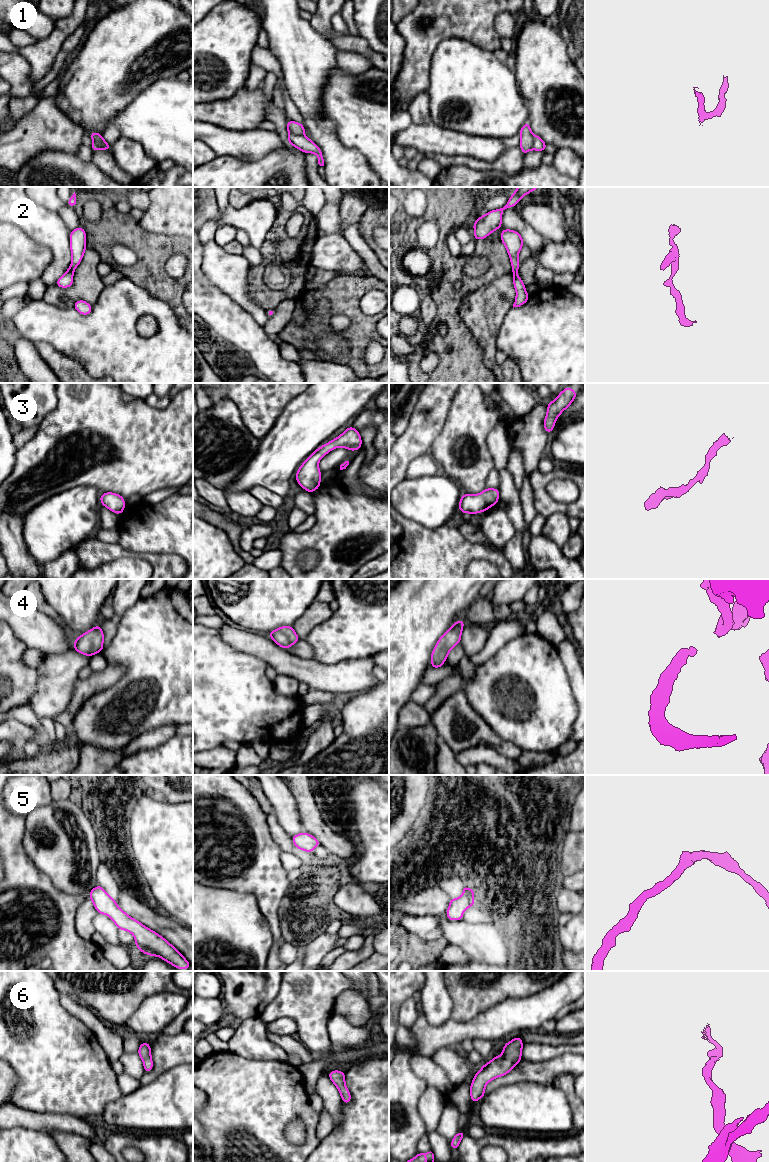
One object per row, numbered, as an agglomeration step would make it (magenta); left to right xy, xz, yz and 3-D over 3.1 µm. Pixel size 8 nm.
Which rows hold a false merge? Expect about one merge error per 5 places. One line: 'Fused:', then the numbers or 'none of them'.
Fused: 1

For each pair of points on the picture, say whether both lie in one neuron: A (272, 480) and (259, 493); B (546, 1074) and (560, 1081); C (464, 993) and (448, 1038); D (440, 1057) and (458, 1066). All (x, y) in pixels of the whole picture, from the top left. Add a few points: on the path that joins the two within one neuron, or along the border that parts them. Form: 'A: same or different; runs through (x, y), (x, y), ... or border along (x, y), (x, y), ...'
A: different; border along (249, 490), (256, 486), (263, 486), (283, 497)
B: different; border along (574, 1077), (561, 1074), (553, 1084)
C: different; border along (478, 1014), (467, 1021), (456, 1021), (451, 1017)
D: same; runs through (444, 1057), (454, 1063)

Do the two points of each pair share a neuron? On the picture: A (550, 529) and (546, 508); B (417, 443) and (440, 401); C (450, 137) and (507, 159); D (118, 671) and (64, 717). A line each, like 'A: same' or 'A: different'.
A: different
B: same
C: different
D: same

